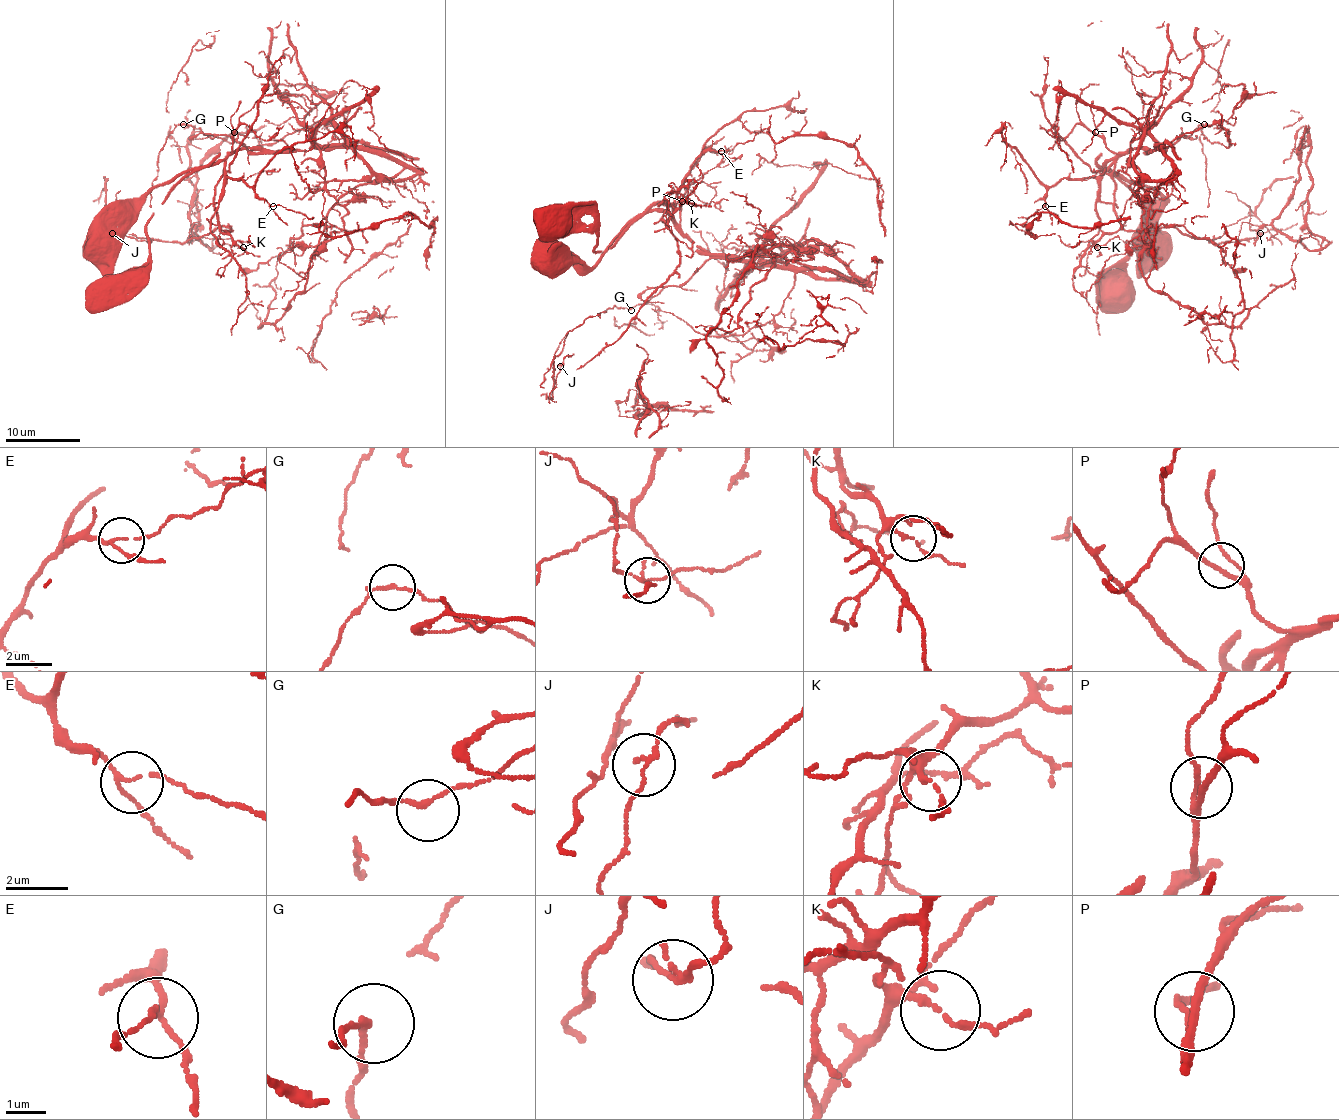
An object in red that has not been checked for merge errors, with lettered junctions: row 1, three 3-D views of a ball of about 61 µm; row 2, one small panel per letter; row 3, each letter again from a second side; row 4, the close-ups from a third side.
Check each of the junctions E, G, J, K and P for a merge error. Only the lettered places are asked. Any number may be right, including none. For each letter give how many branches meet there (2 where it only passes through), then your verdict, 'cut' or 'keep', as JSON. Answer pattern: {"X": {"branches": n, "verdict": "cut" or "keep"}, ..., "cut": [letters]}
{"E": {"branches": 3, "verdict": "keep"}, "G": {"branches": 2, "verdict": "keep"}, "J": {"branches": 2, "verdict": "keep"}, "K": {"branches": 2, "verdict": "cut"}, "P": {"branches": 2, "verdict": "keep"}, "cut": ["K"]}

